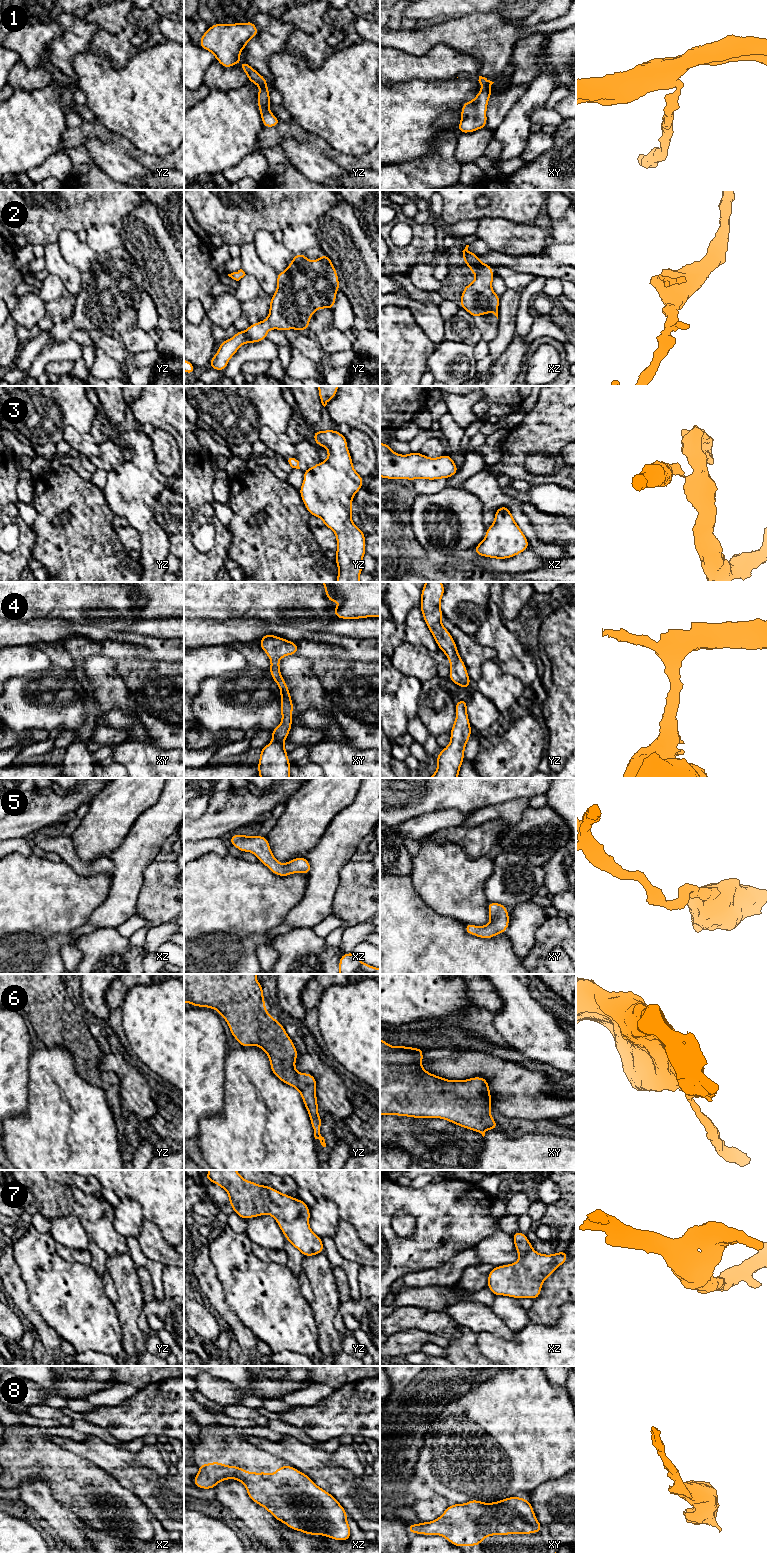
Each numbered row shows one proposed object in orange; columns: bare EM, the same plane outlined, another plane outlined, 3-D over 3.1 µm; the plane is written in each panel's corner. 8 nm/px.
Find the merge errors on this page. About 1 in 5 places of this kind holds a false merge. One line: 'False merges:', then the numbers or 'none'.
False merges: 3, 8

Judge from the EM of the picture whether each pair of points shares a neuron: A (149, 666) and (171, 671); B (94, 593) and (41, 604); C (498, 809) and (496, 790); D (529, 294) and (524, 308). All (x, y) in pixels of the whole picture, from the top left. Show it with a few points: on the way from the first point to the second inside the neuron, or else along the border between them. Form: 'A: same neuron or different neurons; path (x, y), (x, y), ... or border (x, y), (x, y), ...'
A: same neuron; path (154, 671), (166, 671)
B: same neuron; path (81, 593), (54, 593)
C: different neurons; border (520, 798), (485, 805), (474, 810)
D: same neuron; path (526, 297), (524, 305)

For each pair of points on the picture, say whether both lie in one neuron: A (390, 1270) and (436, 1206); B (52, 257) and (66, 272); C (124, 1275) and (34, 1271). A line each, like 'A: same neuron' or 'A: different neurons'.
A: same neuron
B: same neuron
C: different neurons

